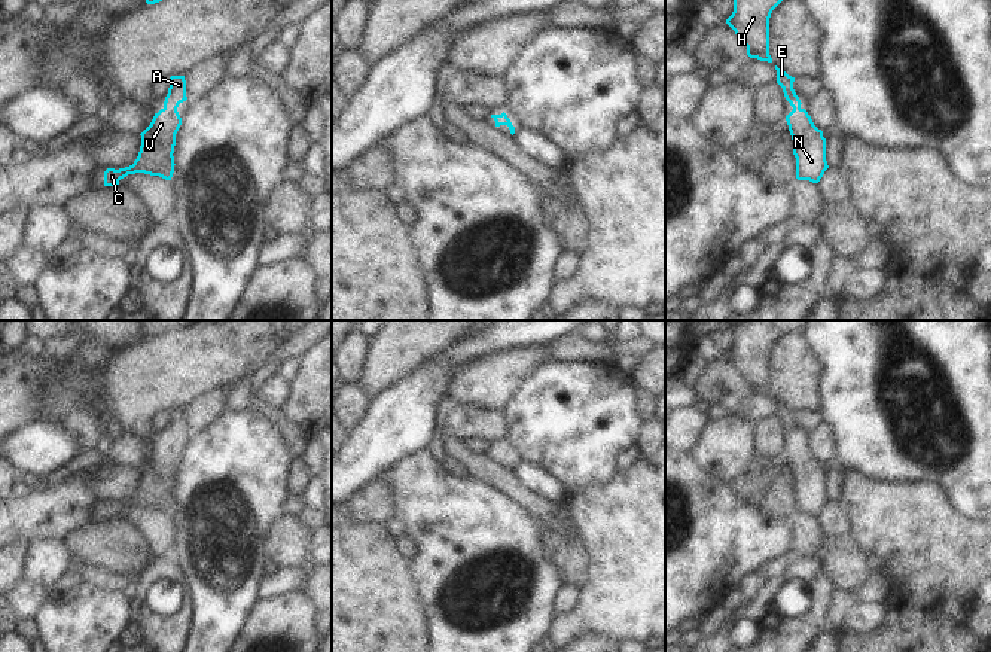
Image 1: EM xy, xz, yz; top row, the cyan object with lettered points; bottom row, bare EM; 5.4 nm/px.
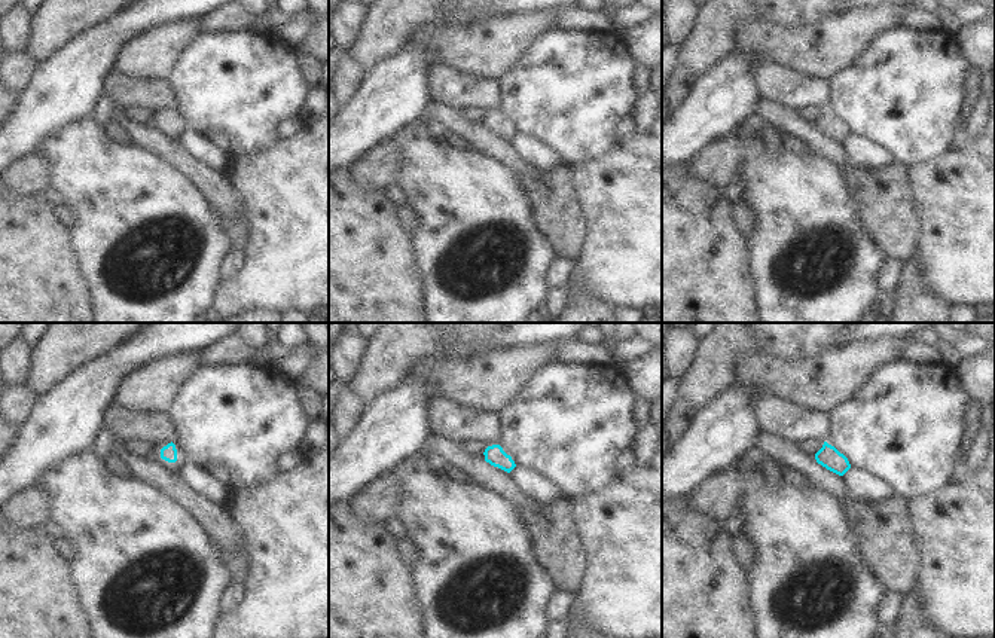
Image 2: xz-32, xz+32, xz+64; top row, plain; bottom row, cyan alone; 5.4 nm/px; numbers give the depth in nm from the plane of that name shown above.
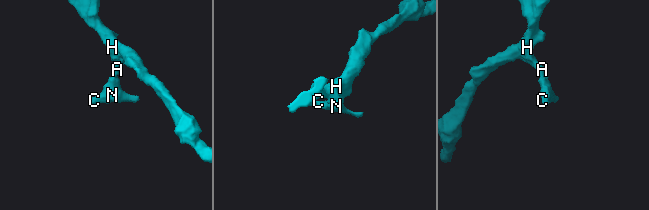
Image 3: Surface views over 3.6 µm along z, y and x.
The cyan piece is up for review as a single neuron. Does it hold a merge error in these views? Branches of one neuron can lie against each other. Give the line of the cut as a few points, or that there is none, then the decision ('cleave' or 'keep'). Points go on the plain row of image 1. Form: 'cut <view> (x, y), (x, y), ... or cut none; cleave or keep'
cut none; keep

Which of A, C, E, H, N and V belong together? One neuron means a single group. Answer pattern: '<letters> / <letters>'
A C E H N V

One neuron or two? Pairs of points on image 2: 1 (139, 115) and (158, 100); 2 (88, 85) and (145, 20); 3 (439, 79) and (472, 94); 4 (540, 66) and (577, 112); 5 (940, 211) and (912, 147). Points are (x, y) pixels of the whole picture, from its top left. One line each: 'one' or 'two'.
1: two
2: one
3: one
4: one
5: two

